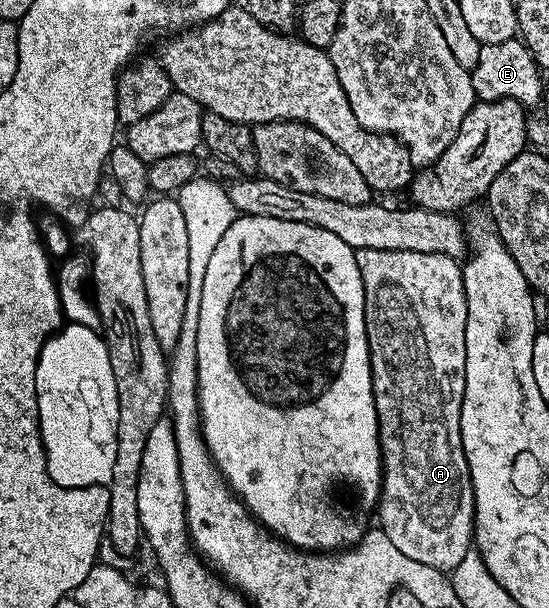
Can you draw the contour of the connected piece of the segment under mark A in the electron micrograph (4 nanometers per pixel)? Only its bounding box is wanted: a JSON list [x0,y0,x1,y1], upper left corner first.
[355,248,476,573]

